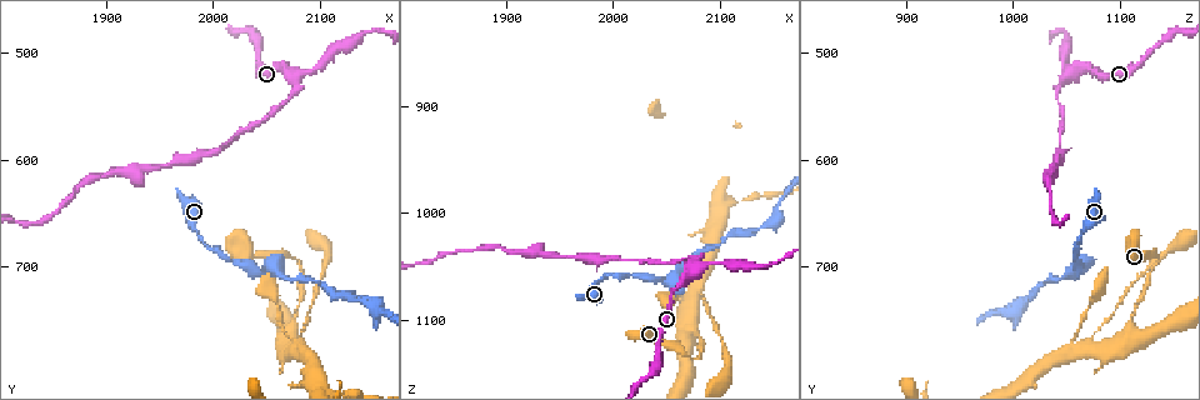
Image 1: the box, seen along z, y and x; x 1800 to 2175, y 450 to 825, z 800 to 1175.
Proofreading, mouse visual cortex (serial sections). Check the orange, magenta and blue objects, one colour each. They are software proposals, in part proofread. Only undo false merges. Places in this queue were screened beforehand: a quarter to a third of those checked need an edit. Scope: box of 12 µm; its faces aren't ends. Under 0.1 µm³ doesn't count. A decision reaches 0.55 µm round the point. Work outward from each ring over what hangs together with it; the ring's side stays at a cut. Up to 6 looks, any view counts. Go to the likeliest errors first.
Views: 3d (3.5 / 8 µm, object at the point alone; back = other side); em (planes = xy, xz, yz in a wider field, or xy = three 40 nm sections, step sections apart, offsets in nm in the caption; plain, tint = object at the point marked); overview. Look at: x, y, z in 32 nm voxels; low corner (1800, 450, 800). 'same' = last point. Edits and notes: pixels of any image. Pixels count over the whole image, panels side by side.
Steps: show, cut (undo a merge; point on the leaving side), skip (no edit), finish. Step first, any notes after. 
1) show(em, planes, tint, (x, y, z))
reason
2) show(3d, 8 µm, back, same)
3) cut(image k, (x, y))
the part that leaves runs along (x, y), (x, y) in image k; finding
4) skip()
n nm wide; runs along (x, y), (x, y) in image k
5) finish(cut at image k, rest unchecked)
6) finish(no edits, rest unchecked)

show(3d, 3.5 µm, (2066, 688, 1132))
abrupt turn

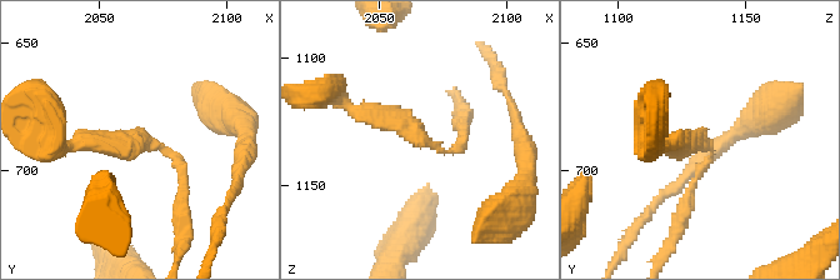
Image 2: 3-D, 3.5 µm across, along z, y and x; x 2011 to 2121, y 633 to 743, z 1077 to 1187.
show(em, planes, tint, (2069, 689, 1132))
arms of 100, 250 nm

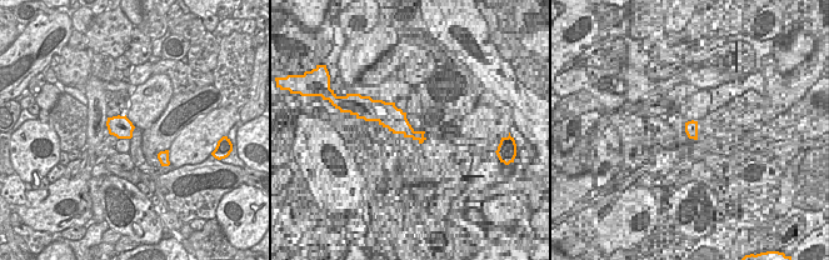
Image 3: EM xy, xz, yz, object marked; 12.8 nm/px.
skip()
runs along (68, 146), (163, 146), (183, 170), (183, 196) in image 2; continuous, no second cell

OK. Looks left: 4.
show(3d, 8 µm, back, (2076, 778, 1070))
abrupt turn

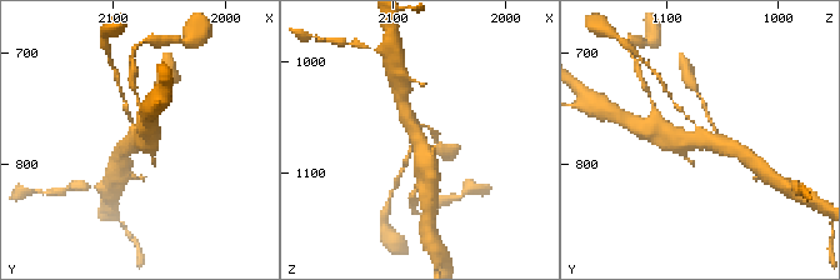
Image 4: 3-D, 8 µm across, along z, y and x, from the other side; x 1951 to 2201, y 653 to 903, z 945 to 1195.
show(em, xy, step 3, tint, (2078, 778, 1072))
3 arms; arms of 100, 400, 500 nm

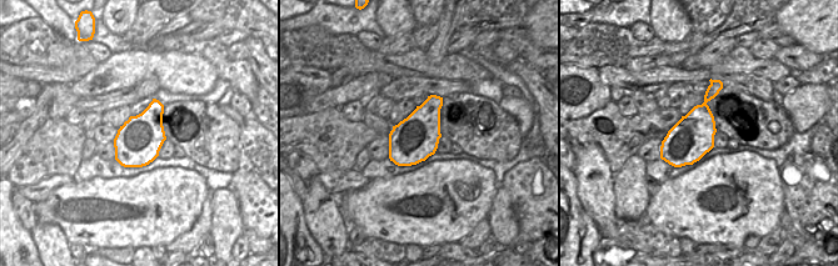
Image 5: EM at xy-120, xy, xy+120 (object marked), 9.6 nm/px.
skip()
runs along (428, 174), (428, 159), (405, 113) in image 4; all the same cell

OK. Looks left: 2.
show(3d, 3.5 µm, (1998, 684, 1058))
a narrow waist

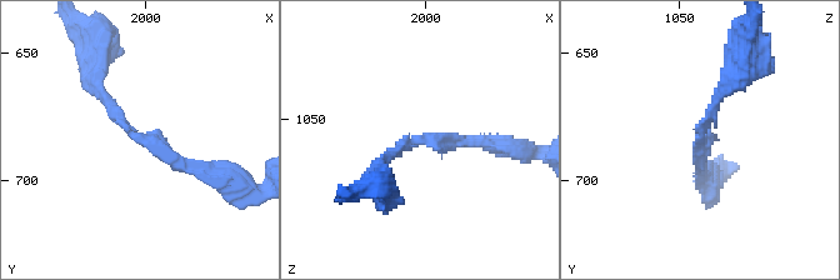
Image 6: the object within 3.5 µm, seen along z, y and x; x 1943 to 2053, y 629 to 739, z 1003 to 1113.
show(em, xy, step 5, tint, (1996, 682, 1058))
arms of 150, 200 nm; need the tissue

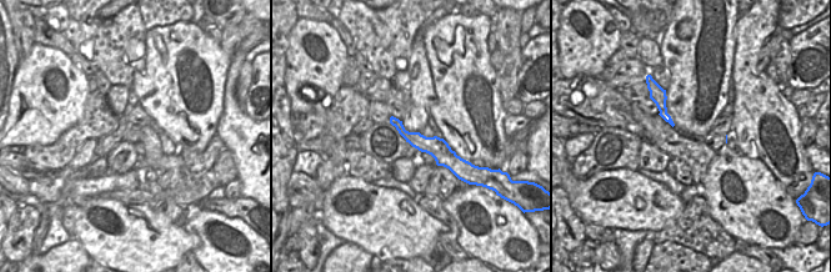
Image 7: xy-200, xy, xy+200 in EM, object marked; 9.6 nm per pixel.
skip()
runs along (393, 120), (457, 164) in image 7; all the same cell

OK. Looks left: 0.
finish(no edits, rest unchecked)

